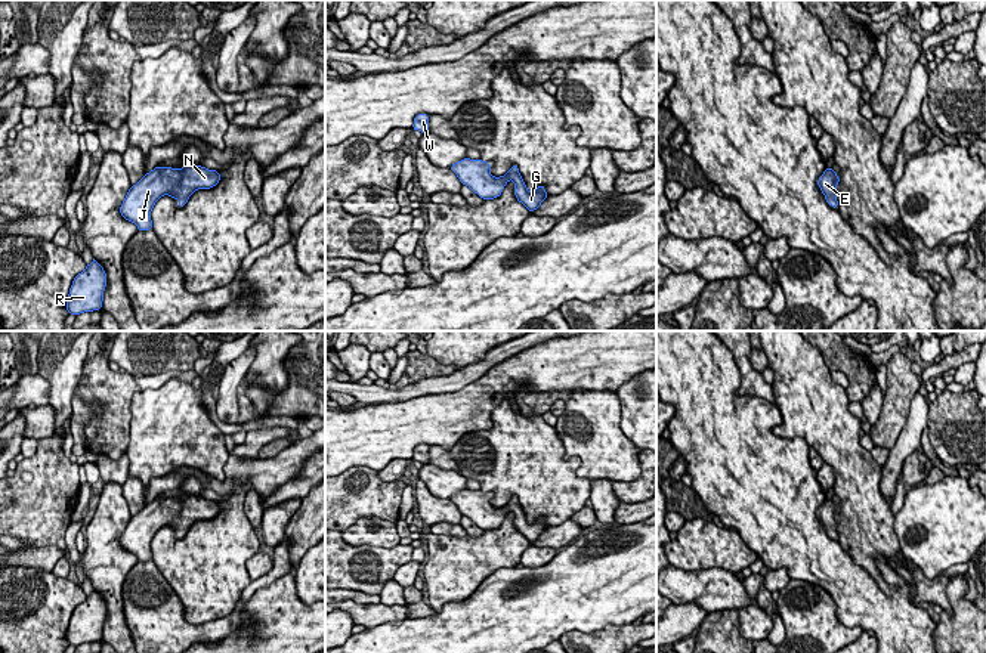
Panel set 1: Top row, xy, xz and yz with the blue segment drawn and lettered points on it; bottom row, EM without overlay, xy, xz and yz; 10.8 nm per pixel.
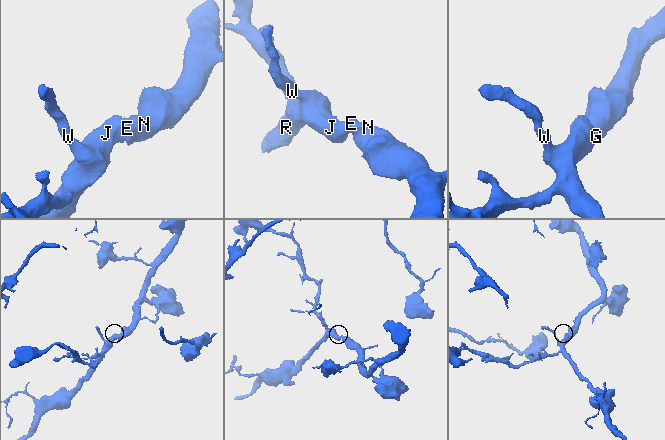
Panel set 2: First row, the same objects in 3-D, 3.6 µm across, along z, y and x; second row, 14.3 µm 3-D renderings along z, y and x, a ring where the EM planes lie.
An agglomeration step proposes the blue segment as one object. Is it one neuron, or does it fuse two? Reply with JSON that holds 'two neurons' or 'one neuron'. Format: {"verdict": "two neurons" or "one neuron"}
{"verdict": "one neuron"}

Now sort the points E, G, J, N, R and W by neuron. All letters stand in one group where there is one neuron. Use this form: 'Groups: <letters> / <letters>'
Groups: E G J N R W

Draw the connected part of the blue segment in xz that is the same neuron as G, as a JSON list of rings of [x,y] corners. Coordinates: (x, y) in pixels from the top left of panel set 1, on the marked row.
[[[464,158],[449,167],[461,185],[469,186],[483,199],[494,199],[503,194],[509,180],[514,182],[514,195],[531,213],[535,211],[544,199],[548,198],[544,185],[529,192],[516,164],[500,177],[491,174],[491,165],[482,160]]]

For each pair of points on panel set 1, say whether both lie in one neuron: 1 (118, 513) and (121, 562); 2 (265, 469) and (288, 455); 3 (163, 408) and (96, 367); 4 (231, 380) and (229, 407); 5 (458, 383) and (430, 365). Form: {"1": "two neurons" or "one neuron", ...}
{"1": "one neuron", "2": "one neuron", "3": "two neurons", "4": "one neuron", "5": "two neurons"}

